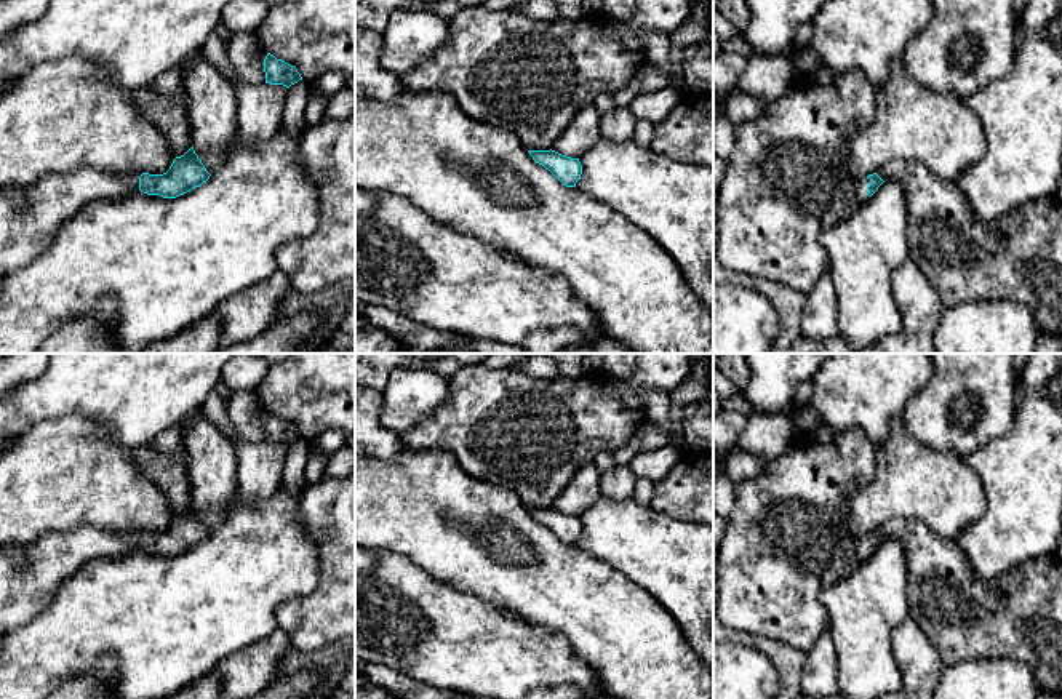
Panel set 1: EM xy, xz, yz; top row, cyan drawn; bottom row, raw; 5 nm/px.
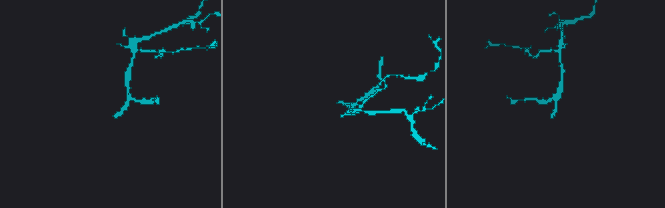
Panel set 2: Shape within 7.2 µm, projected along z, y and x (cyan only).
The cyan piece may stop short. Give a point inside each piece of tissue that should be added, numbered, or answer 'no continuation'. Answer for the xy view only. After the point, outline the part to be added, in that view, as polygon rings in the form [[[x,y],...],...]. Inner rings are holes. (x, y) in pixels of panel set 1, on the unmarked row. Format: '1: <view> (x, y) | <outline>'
1: xy (29, 575) | [[[85,525],[69,533],[45,533],[27,545],[2,547],[0,635],[30,622],[83,563],[138,550],[139,534]]]

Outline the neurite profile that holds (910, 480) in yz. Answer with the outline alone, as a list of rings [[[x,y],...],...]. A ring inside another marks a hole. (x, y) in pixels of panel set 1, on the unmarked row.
[[[904,417],[889,424],[889,437],[876,449],[876,469],[872,481],[851,499],[849,529],[856,539],[880,529],[894,518],[921,520],[936,536],[953,539],[968,525],[979,520],[987,509],[980,477],[971,470],[963,456],[934,451],[916,440],[905,427]]]

